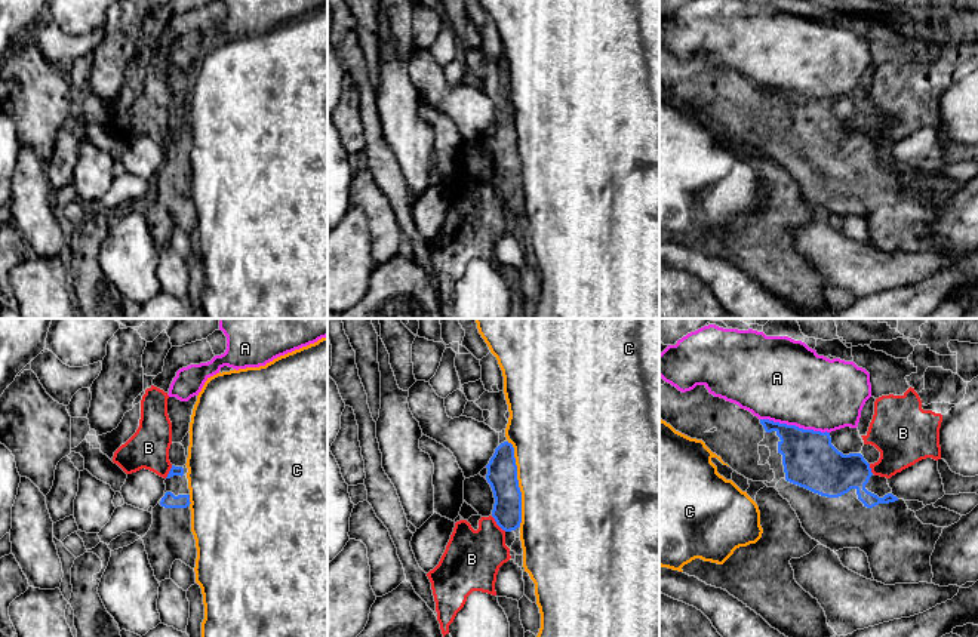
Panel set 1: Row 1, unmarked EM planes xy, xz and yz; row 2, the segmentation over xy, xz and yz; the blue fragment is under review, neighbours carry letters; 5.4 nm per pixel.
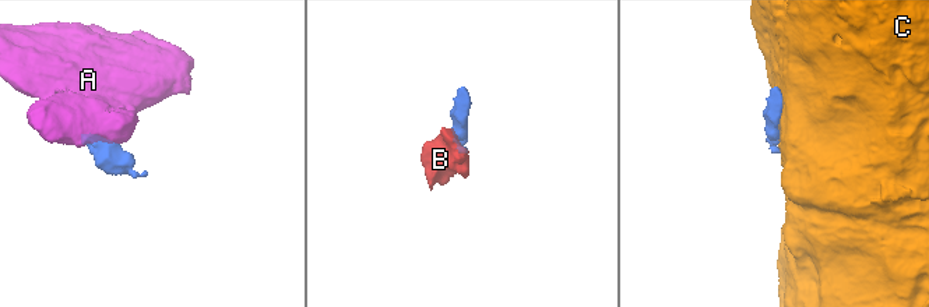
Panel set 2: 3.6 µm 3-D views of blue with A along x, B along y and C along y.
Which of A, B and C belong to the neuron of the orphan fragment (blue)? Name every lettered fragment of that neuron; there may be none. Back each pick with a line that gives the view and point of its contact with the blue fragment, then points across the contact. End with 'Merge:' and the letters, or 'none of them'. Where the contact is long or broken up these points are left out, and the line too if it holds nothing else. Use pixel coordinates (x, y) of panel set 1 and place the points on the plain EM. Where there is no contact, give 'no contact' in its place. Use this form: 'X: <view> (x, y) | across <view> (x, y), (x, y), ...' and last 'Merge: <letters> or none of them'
Merge: none of them

